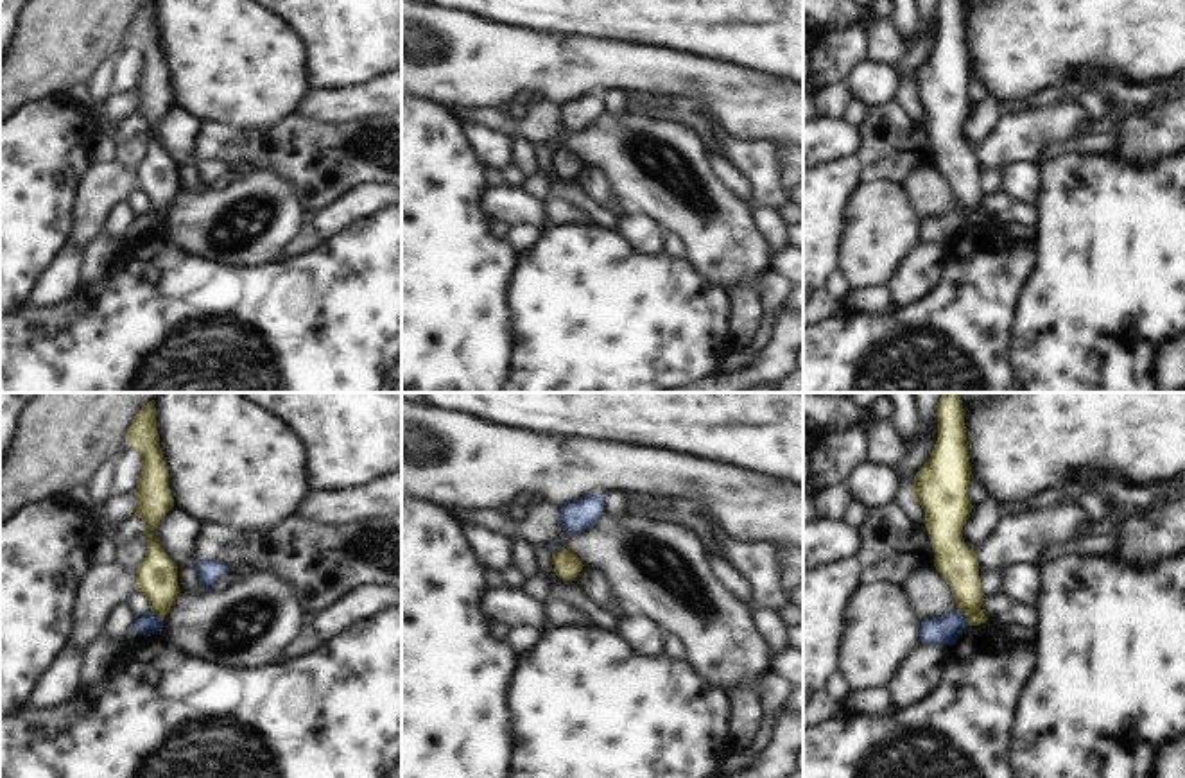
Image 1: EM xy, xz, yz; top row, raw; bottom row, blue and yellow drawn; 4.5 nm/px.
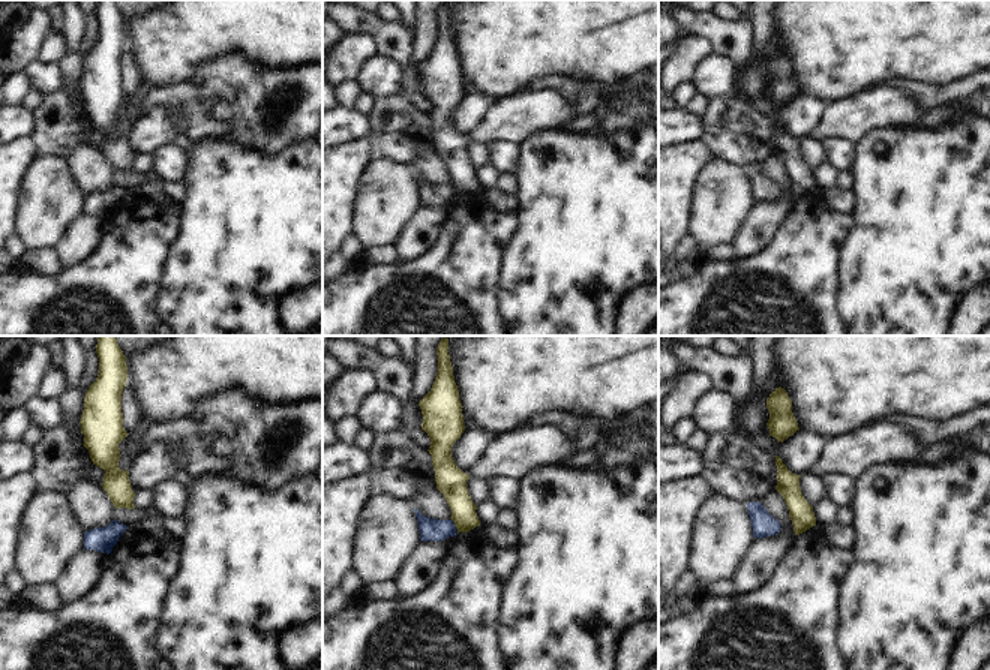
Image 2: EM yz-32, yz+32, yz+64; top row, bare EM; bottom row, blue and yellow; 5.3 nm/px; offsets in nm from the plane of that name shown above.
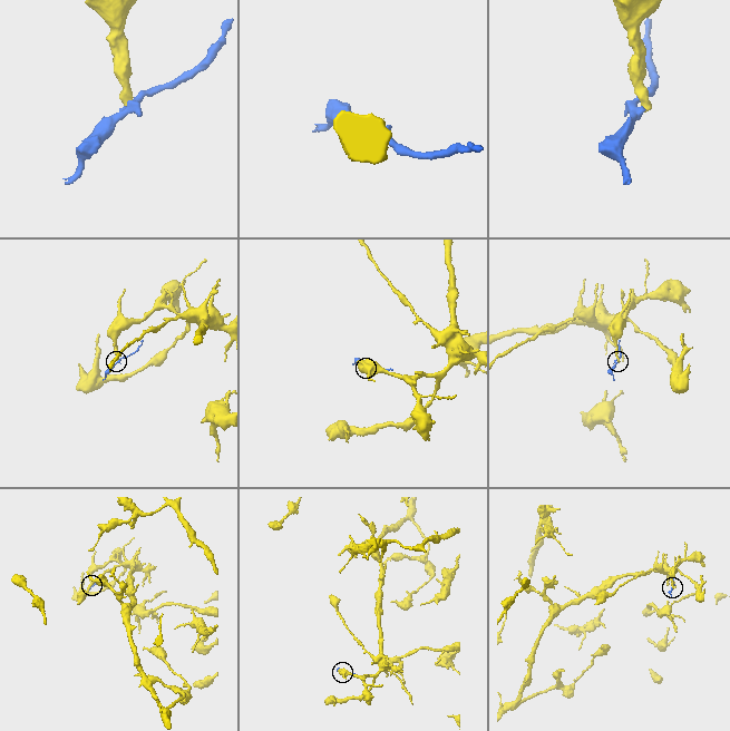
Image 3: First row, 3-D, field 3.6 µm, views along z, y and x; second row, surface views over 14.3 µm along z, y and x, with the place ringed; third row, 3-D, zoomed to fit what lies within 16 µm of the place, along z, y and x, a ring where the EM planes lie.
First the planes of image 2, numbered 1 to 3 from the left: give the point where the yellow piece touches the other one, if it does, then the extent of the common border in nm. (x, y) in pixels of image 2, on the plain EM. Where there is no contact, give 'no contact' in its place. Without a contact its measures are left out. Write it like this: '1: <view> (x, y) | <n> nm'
1: no contact
2: yz+32 (453, 189) | 80 nm
3: no contact

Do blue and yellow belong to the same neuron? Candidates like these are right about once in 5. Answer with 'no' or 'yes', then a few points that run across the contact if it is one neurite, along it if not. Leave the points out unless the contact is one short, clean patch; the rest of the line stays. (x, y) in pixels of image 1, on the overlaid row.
no | yz (958, 610), (968, 624)

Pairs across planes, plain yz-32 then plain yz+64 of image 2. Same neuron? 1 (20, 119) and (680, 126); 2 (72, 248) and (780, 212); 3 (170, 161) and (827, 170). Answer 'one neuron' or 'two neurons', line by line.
1: one neuron
2: one neuron
3: two neurons

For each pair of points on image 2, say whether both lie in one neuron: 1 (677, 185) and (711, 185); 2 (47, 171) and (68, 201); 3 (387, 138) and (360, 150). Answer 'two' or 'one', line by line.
1: two
2: one
3: two

